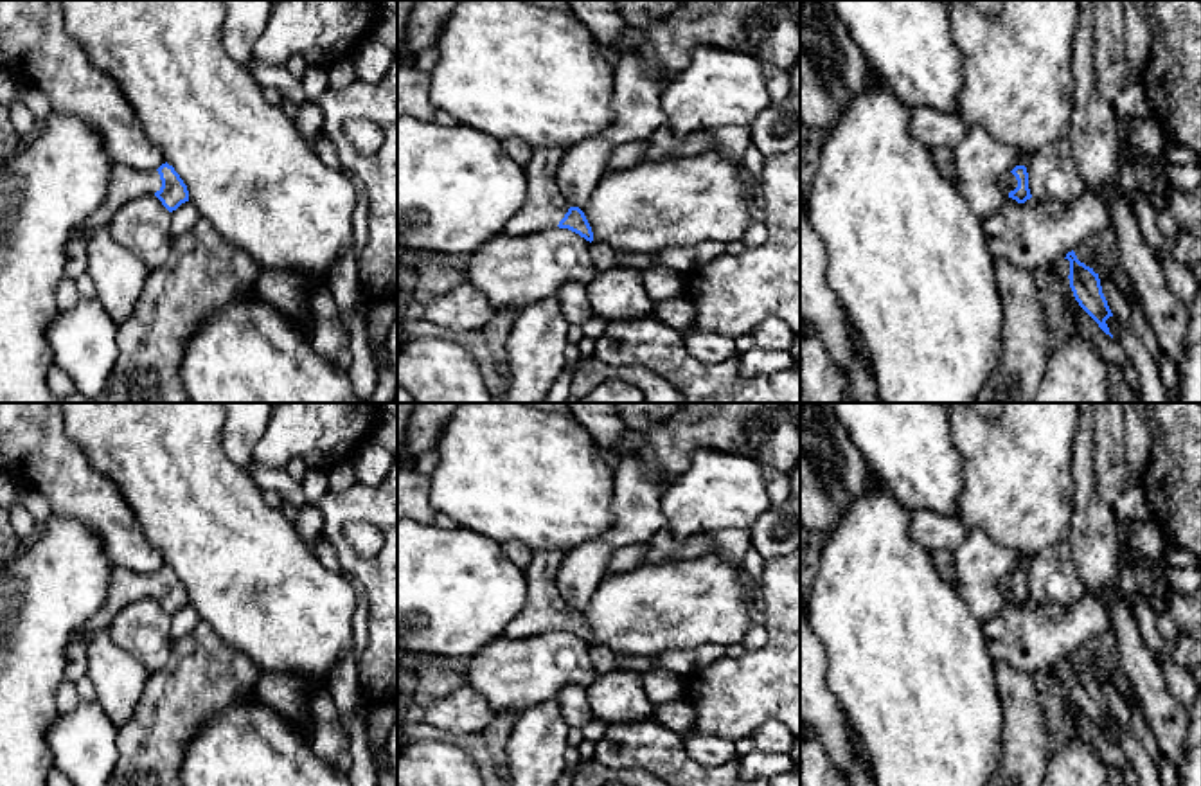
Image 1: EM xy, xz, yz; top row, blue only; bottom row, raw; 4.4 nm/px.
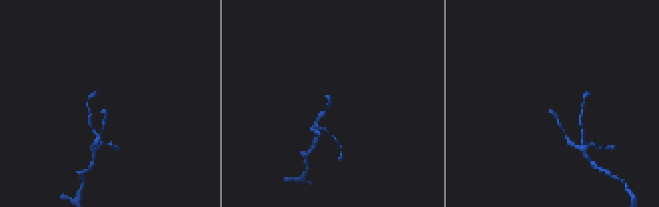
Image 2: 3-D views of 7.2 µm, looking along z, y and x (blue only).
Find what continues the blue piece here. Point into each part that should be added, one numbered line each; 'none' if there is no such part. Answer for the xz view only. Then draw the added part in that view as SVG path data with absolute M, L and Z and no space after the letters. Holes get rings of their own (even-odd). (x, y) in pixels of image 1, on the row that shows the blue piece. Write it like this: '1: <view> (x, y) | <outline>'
1: xz (543, 207) | M536 147L523 165L527 194L523 205L509 219L503 236L529 236L548 227L557 227L570 205L557 194L556 171L563 160L565 147Z

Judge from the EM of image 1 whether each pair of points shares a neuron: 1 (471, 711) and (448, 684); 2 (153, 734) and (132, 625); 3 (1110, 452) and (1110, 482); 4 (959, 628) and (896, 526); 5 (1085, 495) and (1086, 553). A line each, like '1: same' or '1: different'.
1: different
2: different
3: same
4: same
5: same

